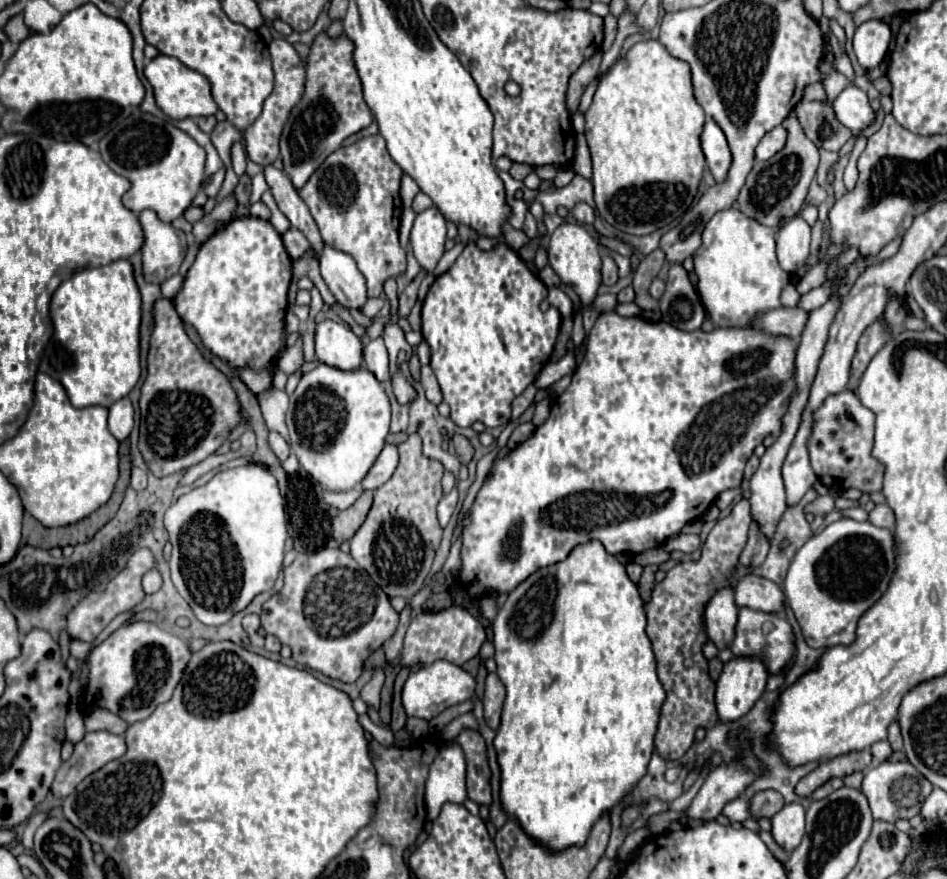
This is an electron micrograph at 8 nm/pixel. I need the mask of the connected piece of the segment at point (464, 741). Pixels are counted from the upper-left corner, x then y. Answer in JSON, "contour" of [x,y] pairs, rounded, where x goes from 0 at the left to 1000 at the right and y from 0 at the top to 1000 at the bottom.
{"contour":[[[490,829],[484,838],[482,845],[490,852],[492,859],[492,898],[494,907],[498,911],[513,914],[517,916],[520,911],[520,900],[517,900],[517,873],[513,863],[513,848],[511,841],[505,832]]]}

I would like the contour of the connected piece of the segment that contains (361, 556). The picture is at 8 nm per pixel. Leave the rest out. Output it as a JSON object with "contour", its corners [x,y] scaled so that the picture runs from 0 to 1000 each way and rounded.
{"contour":[[[433,495],[420,506],[422,527],[416,540],[395,559],[393,579],[382,600],[370,613],[370,631],[389,650],[393,661],[405,670],[410,679],[437,679],[450,654],[458,629],[467,613],[467,600],[460,590],[460,575],[467,568],[467,540],[469,534],[463,524],[446,518],[446,502],[441,495]]]}

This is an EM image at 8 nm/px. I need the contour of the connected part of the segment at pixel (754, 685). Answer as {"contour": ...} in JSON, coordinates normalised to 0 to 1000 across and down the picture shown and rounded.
{"contour":[[[779,747],[765,757],[756,777],[756,809],[762,823],[786,816],[807,788],[811,763],[805,752]]]}

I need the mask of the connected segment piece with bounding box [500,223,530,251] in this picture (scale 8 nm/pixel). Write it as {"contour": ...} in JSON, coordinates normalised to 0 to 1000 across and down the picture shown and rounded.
{"contour":[[[532,254],[532,256],[528,258],[528,263],[530,263],[530,270],[534,272],[534,276],[536,276],[541,283],[545,283],[545,286],[547,286],[551,279],[555,279],[555,276],[560,274],[553,263],[543,261],[539,254]]]}

